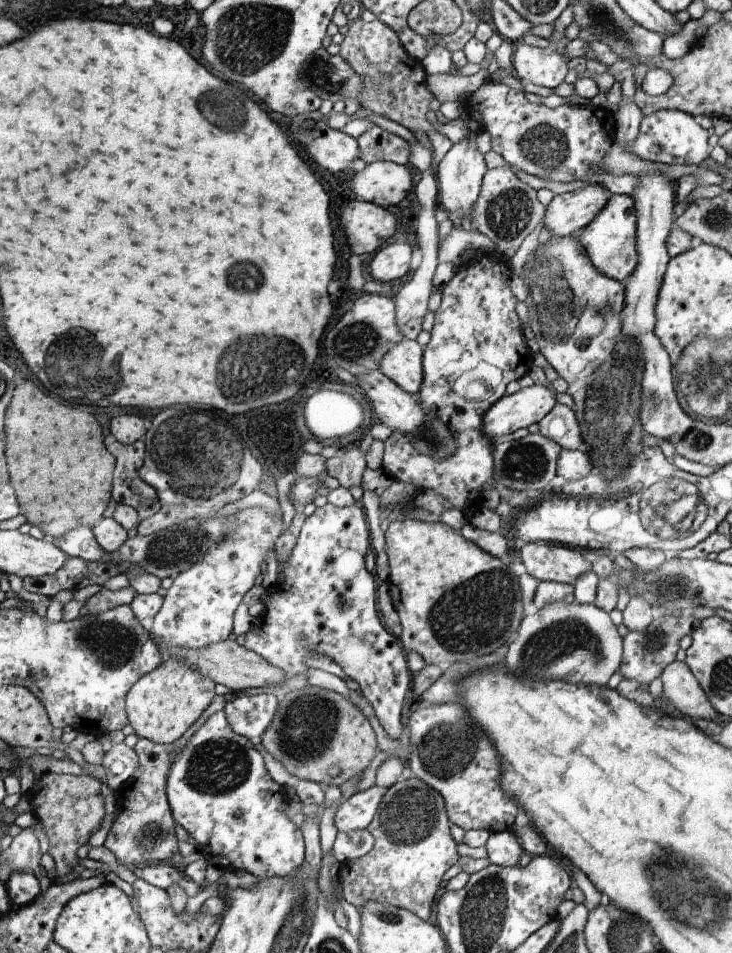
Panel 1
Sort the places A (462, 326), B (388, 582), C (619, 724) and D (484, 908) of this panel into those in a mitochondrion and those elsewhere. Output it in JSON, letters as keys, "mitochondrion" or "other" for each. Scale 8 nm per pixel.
{"A":"other","B":"other","C":"other","D":"mitochondrion"}

